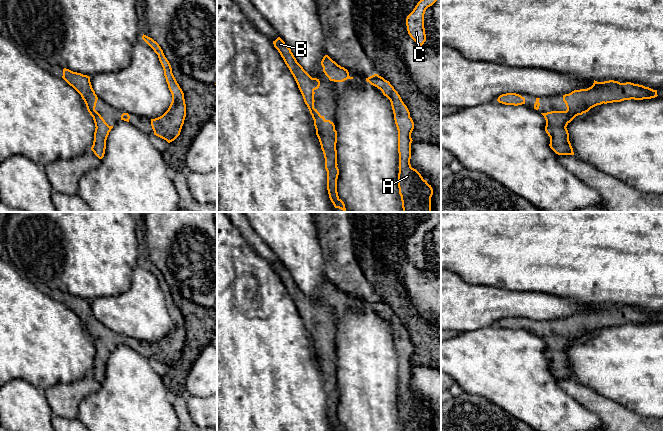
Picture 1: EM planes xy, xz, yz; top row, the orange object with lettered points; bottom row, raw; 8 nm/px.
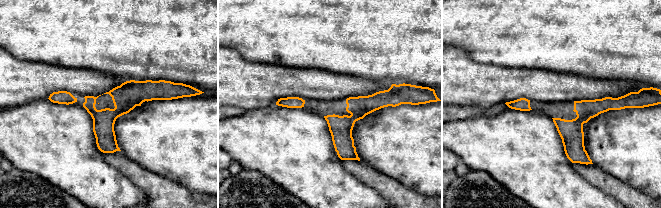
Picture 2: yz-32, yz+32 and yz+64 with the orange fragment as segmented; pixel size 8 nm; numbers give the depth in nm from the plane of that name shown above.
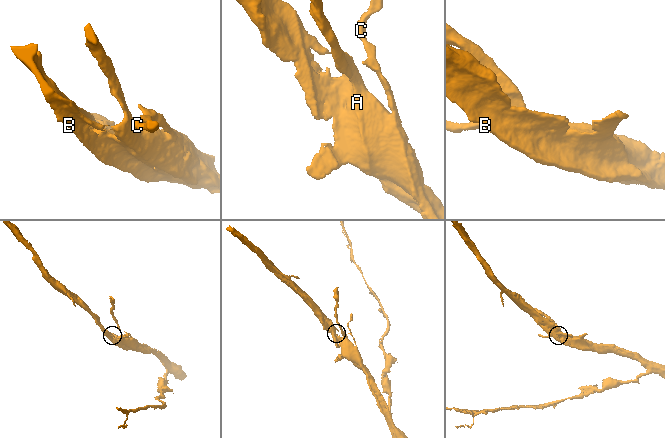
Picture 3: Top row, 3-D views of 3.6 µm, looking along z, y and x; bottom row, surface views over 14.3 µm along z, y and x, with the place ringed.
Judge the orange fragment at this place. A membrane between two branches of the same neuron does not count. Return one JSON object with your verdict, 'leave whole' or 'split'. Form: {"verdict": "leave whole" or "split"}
{"verdict": "leave whole"}

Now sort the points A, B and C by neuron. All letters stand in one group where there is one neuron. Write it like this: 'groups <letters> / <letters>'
groups A B C

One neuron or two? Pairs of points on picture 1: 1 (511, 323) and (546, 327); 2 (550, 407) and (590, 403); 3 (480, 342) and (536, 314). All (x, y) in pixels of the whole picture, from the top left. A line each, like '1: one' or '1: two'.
1: one
2: two
3: two

